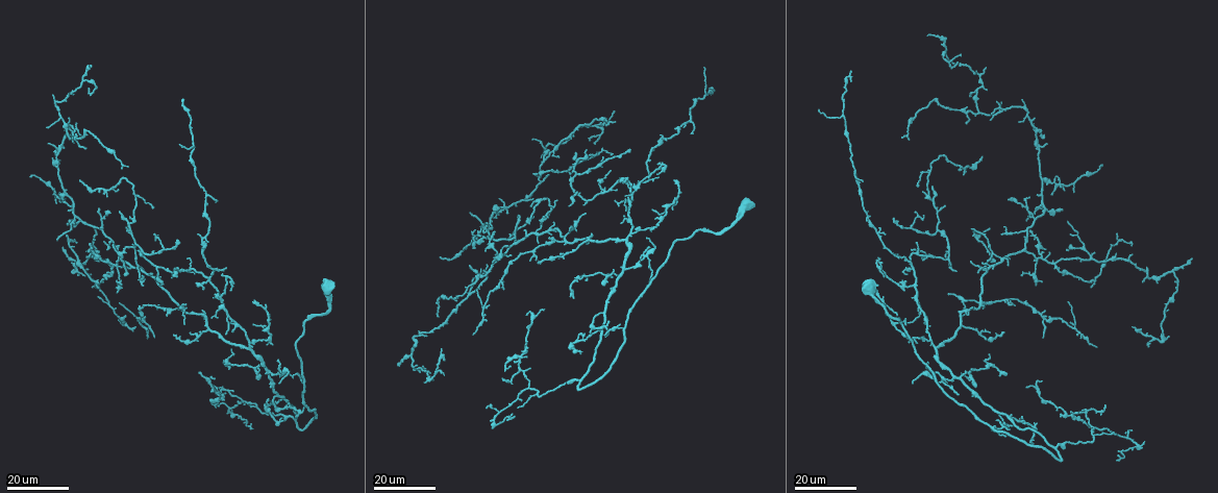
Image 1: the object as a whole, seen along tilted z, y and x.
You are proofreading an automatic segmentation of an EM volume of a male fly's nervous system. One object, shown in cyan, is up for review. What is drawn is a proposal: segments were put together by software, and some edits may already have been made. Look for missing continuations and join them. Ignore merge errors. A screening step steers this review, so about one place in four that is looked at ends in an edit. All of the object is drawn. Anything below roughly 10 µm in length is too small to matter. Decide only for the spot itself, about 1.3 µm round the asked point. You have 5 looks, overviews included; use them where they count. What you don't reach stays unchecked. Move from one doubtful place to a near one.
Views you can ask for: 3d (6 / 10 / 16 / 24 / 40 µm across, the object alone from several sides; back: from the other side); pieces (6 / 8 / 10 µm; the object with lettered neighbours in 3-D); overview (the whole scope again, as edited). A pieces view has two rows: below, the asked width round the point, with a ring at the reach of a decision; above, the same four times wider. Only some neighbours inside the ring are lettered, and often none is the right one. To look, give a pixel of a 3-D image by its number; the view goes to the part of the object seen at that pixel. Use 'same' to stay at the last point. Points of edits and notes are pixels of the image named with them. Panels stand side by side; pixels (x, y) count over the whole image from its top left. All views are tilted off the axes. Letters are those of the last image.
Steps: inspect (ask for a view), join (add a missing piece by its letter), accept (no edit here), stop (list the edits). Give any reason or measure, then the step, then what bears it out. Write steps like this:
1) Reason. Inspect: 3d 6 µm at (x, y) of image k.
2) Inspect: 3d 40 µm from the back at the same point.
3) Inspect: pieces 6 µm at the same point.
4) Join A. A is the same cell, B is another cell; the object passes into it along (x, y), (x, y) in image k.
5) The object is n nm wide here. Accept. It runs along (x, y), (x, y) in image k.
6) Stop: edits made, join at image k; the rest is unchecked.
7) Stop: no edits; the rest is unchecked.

Tapers out. Inspect: 3d 24 µm at (908, 273) of image 1.

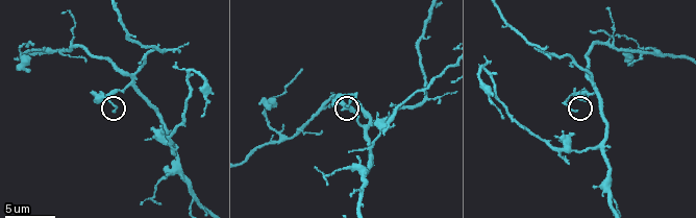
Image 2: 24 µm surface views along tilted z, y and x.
Inspect: pieces 10 µm at (577, 112) of image 2.

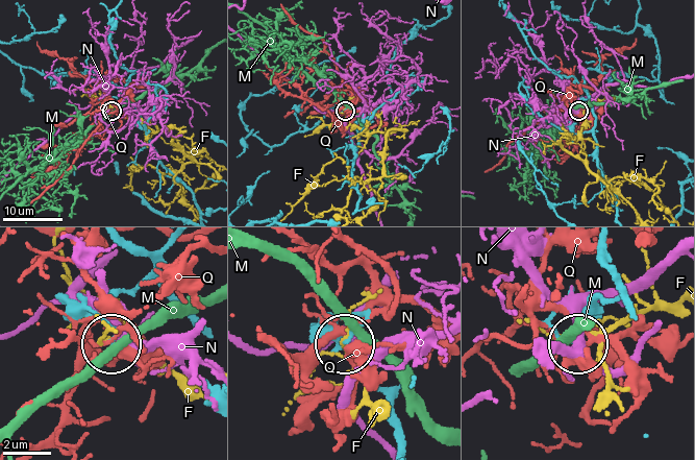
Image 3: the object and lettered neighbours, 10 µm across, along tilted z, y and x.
Accept. F, M, N and Q are other cells; none of them fits.

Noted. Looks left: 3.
Branch stops here. Inspect: 3d 24 µm at (125, 228) of image 1.

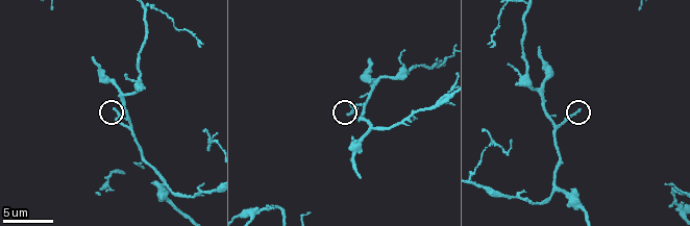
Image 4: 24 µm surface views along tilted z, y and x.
Inspect: pieces 8 µm at (348, 112) of image 4.

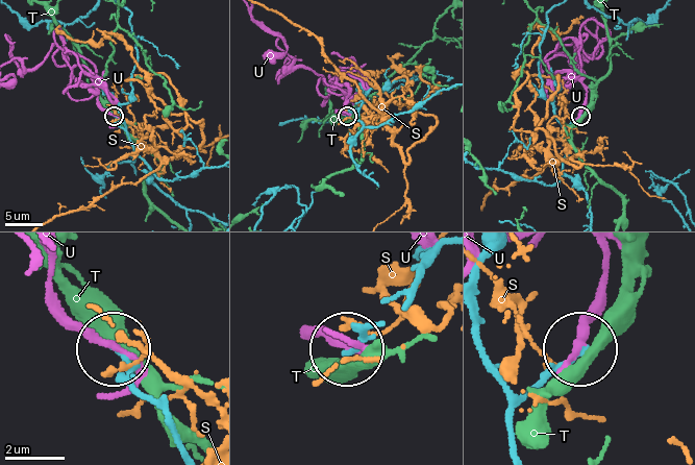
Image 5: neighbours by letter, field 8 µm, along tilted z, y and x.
Accept. S, T and U are other cells; no lettered piece goes on from it.

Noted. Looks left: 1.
Stop: no edits; the rest is unchecked.

